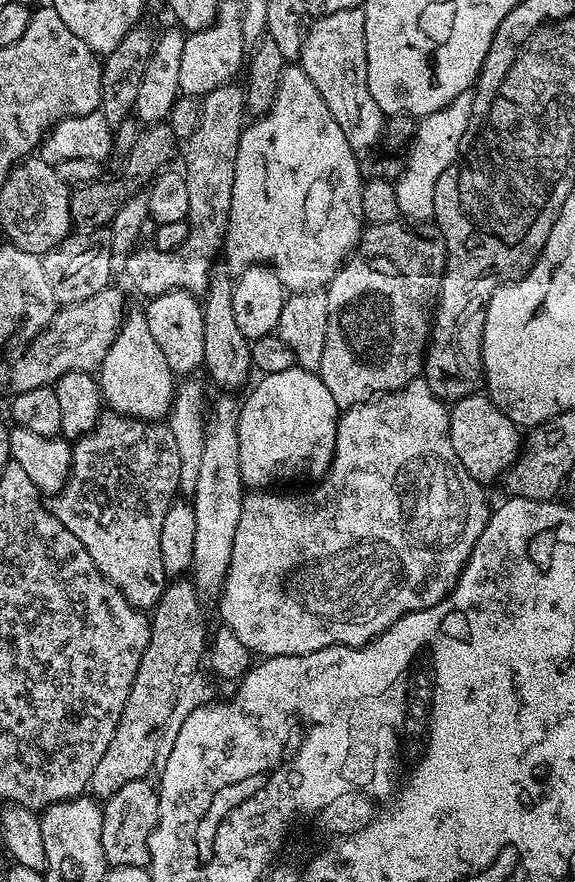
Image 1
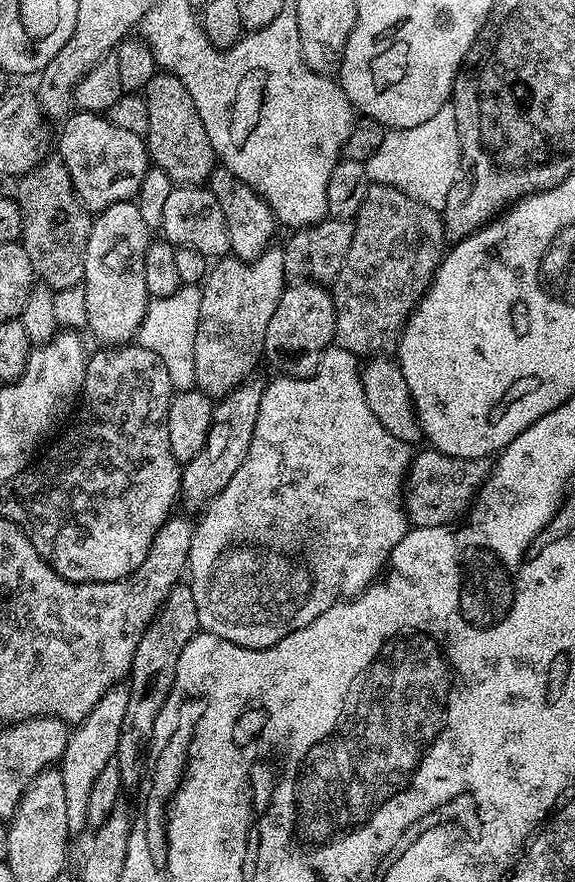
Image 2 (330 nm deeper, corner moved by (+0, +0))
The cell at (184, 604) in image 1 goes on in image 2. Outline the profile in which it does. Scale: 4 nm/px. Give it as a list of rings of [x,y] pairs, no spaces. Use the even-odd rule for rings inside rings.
[[[249,378],[240,384],[230,394],[219,397],[218,403],[212,410],[212,425],[206,438],[206,446],[202,446],[195,458],[189,464],[183,465],[180,473],[180,496],[182,504],[188,508],[203,509],[215,496],[226,487],[226,482],[234,478],[235,472],[246,462],[246,454],[250,454],[250,442],[254,442],[254,426],[258,422],[258,406],[262,406],[262,394],[266,384],[262,379]]]

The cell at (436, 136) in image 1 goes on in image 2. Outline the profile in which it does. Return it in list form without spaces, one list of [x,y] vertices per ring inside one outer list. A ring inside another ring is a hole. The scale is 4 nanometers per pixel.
[[[451,103],[444,104],[442,110],[434,114],[434,118],[426,118],[422,126],[393,128],[385,131],[382,146],[378,146],[378,150],[374,150],[372,157],[364,161],[364,169],[371,183],[394,186],[410,198],[414,198],[419,204],[425,204],[434,211],[443,213],[446,198],[450,195],[450,186],[454,186],[454,182],[460,176],[460,139]]]

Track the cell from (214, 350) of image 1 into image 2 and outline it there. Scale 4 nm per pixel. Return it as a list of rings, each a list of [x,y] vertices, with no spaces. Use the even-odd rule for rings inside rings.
[[[157,71],[154,78],[143,90],[147,117],[149,118],[149,130],[146,135],[148,154],[151,163],[157,168],[166,170],[168,177],[176,186],[200,186],[207,181],[213,168],[217,167],[216,151],[210,146],[210,138],[206,138],[206,126],[202,126],[202,118],[198,118],[198,106],[194,106],[194,98],[190,98],[190,90],[182,86],[182,82],[170,72]]]

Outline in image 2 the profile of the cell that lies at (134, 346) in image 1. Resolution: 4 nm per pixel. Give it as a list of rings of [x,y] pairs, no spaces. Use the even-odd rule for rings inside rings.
[[[123,200],[117,204],[112,204],[106,210],[95,213],[92,229],[90,230],[90,242],[86,242],[86,266],[84,267],[84,278],[82,287],[84,297],[86,298],[86,318],[88,319],[87,331],[93,332],[104,346],[123,346],[135,337],[136,332],[140,329],[142,318],[148,309],[148,301],[150,299],[146,290],[146,250],[150,243],[150,230],[146,226],[146,222],[142,222],[142,210],[132,200]]]

